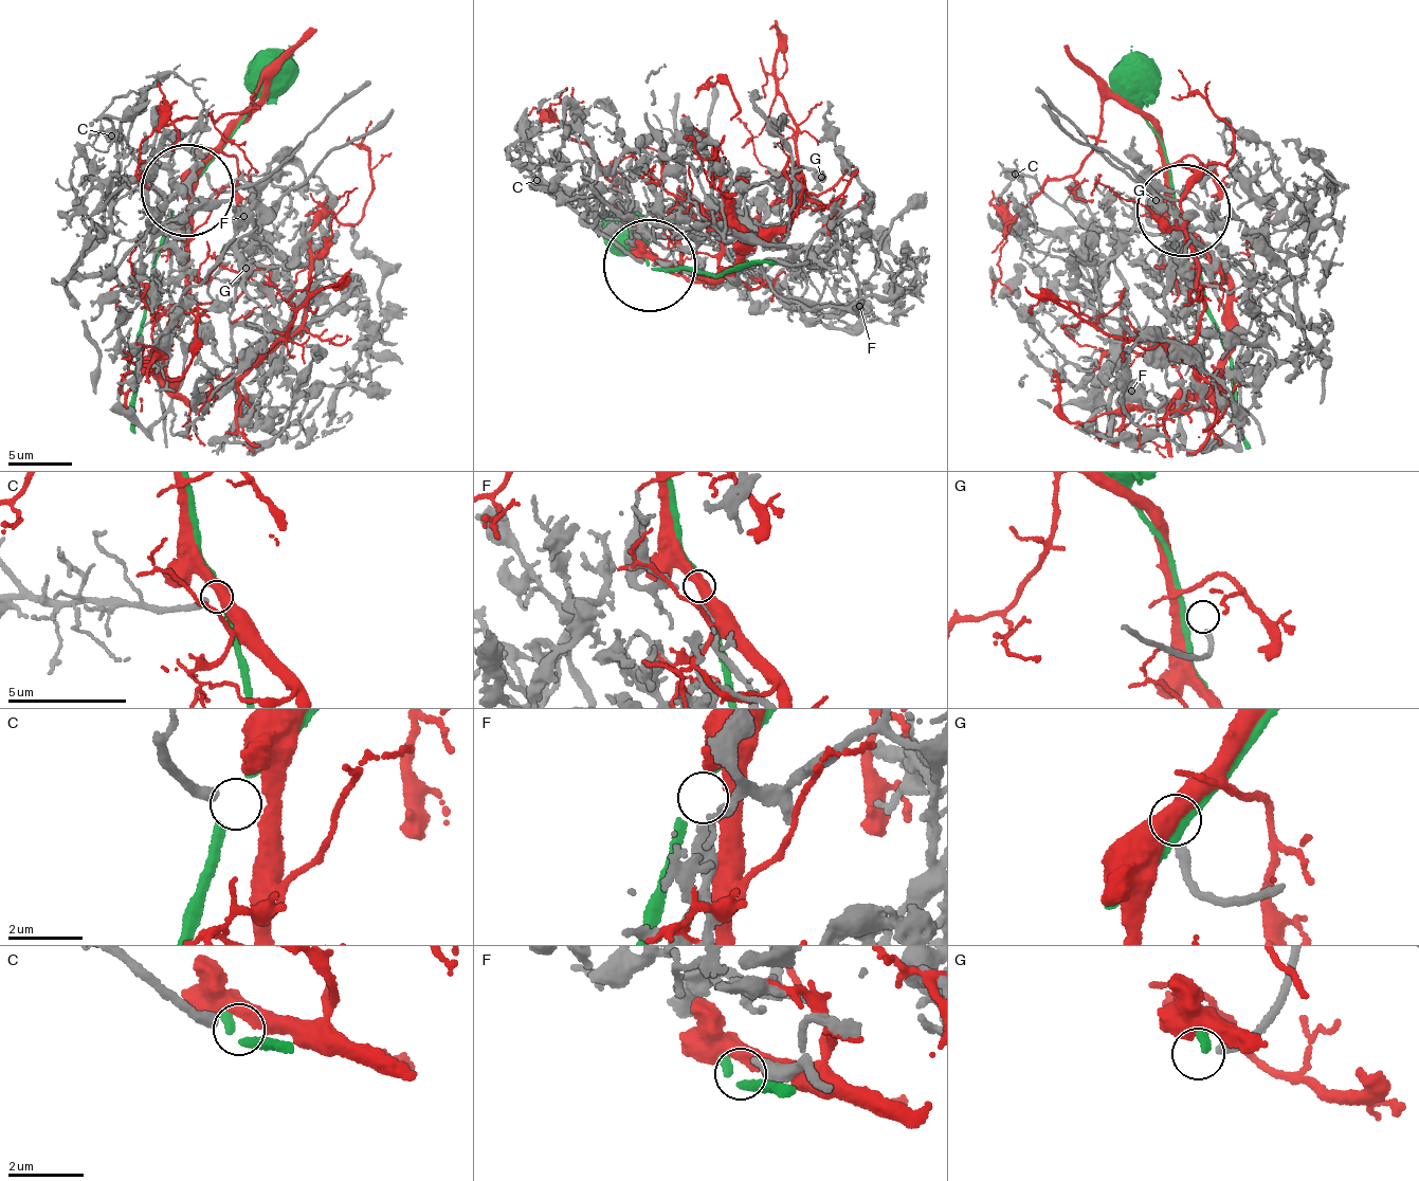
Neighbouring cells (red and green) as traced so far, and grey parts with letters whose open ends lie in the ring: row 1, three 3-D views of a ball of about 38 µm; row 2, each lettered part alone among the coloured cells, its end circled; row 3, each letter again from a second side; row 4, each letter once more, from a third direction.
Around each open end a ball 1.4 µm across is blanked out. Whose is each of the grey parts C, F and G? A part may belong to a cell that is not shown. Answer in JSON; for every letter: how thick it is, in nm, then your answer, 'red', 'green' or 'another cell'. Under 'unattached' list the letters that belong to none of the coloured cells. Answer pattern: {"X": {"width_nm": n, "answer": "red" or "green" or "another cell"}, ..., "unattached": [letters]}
{"C": {"width_nm": 280, "answer": "red"}, "F": {"width_nm": 400, "answer": "another cell"}, "G": {"width_nm": 240, "answer": "another cell"}, "unattached": ["F", "G"]}

